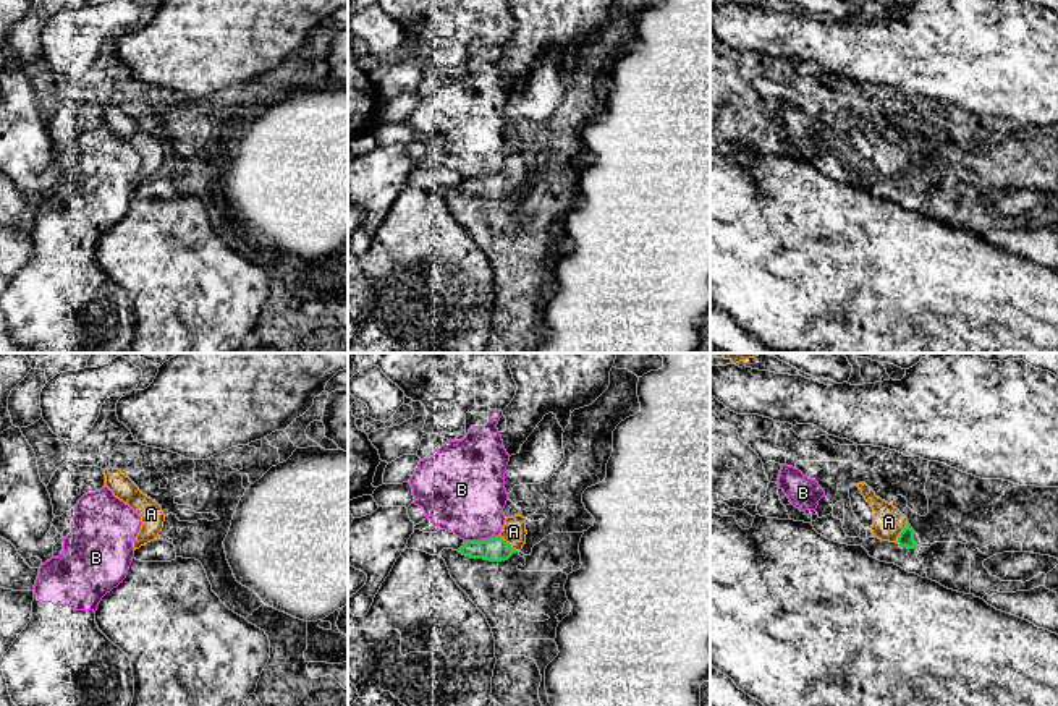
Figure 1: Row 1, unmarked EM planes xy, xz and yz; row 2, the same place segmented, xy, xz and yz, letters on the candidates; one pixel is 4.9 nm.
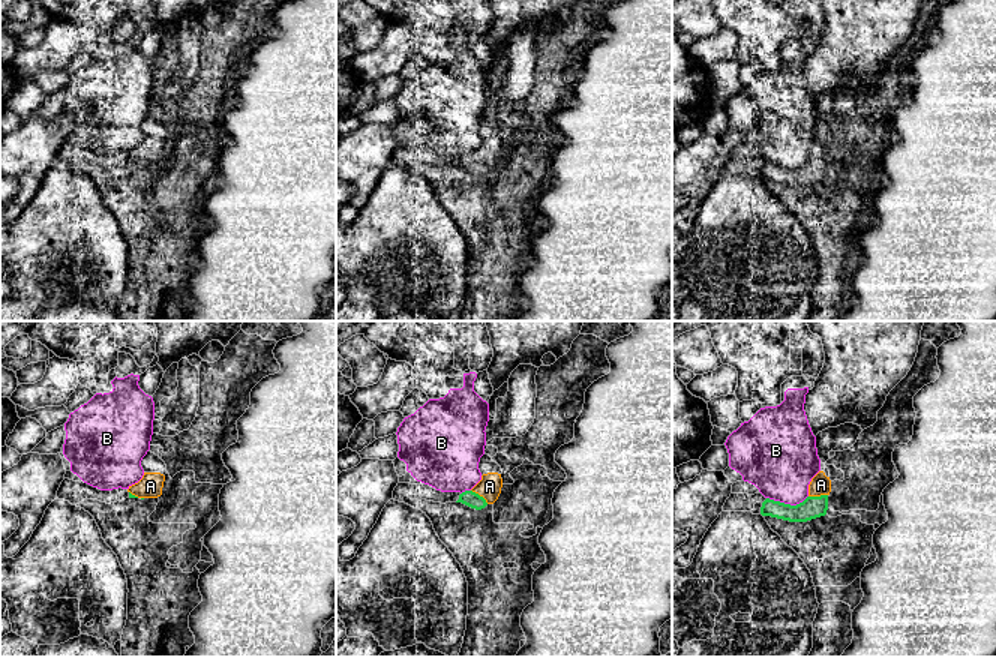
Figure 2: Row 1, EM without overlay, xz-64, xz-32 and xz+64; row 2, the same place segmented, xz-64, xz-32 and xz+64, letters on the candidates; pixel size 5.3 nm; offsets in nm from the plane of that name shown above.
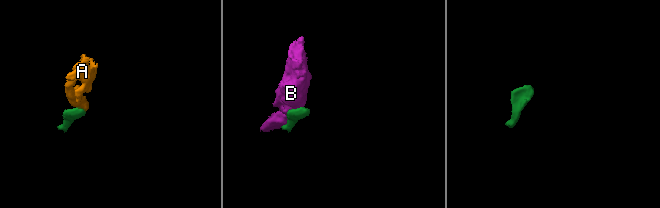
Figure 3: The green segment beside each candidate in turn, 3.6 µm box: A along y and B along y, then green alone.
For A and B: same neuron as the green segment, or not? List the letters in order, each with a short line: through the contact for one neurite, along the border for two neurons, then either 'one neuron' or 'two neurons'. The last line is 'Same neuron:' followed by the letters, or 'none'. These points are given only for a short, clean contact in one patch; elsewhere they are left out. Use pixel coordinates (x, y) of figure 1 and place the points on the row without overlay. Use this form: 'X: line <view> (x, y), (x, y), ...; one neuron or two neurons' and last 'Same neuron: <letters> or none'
A: line yz (906, 174), (900, 170), (888, 159); one neuron
B: two neurons
Same neuron: A

